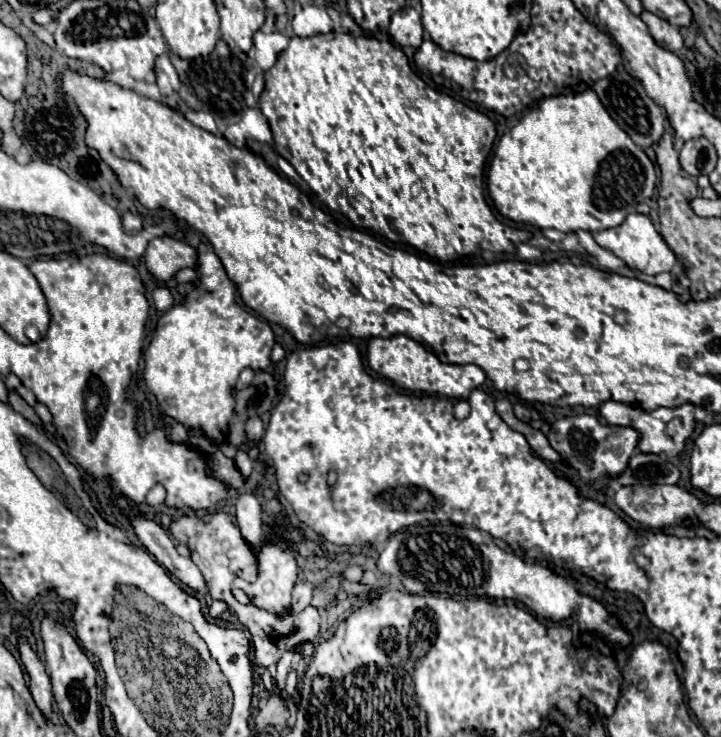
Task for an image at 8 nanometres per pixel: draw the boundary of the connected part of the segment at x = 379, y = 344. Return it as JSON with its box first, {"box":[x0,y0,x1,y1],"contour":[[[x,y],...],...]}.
{"box":[368,335,486,399],"contour":[[[394,335],[388,339],[370,339],[368,365],[382,377],[394,381],[406,391],[424,391],[430,395],[444,395],[450,399],[468,399],[474,389],[486,381],[486,373],[478,365],[450,365],[442,363],[432,351],[426,351],[408,335]]]}

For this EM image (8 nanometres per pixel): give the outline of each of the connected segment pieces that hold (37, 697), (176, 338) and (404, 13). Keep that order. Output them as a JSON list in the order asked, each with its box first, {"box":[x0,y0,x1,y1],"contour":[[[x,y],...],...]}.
[{"box":[18,635,52,719],"contour":[[[24,635],[18,637],[18,651],[20,651],[20,659],[26,667],[28,679],[30,679],[30,683],[28,683],[30,693],[32,693],[38,709],[42,711],[42,715],[46,719],[50,719],[52,717],[52,683],[46,673],[46,665],[38,659],[36,651],[30,647],[30,643]]]},{"box":[144,243,274,443],"contour":[[[202,243],[198,247],[198,267],[200,275],[200,287],[192,289],[192,285],[180,285],[180,293],[184,295],[184,303],[170,307],[156,325],[154,337],[150,345],[144,351],[144,383],[146,387],[156,395],[158,403],[162,409],[174,417],[180,419],[182,425],[190,429],[200,429],[200,433],[208,433],[212,441],[222,443],[226,441],[226,431],[228,431],[228,421],[234,411],[234,385],[238,381],[238,375],[242,369],[250,367],[254,371],[266,369],[270,365],[270,351],[274,347],[274,333],[270,325],[242,309],[236,301],[236,285],[228,279],[220,259],[212,251],[208,243]]]},{"box":[390,7,424,49],"contour":[[[412,7],[400,9],[400,13],[396,13],[392,17],[390,37],[400,47],[418,49],[422,45],[422,39],[424,39],[424,27],[422,27],[422,21],[420,21],[420,13]]]}]

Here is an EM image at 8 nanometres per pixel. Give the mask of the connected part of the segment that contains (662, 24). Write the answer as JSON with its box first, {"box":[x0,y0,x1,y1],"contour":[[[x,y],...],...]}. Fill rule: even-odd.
{"box":[640,11,684,53],"contour":[[[642,11],[640,13],[640,19],[648,25],[648,31],[650,35],[654,37],[654,41],[664,47],[664,49],[670,49],[672,53],[680,53],[684,41],[682,41],[682,35],[676,27],[672,27],[668,21],[664,21],[662,17],[650,13],[650,11]]]}

